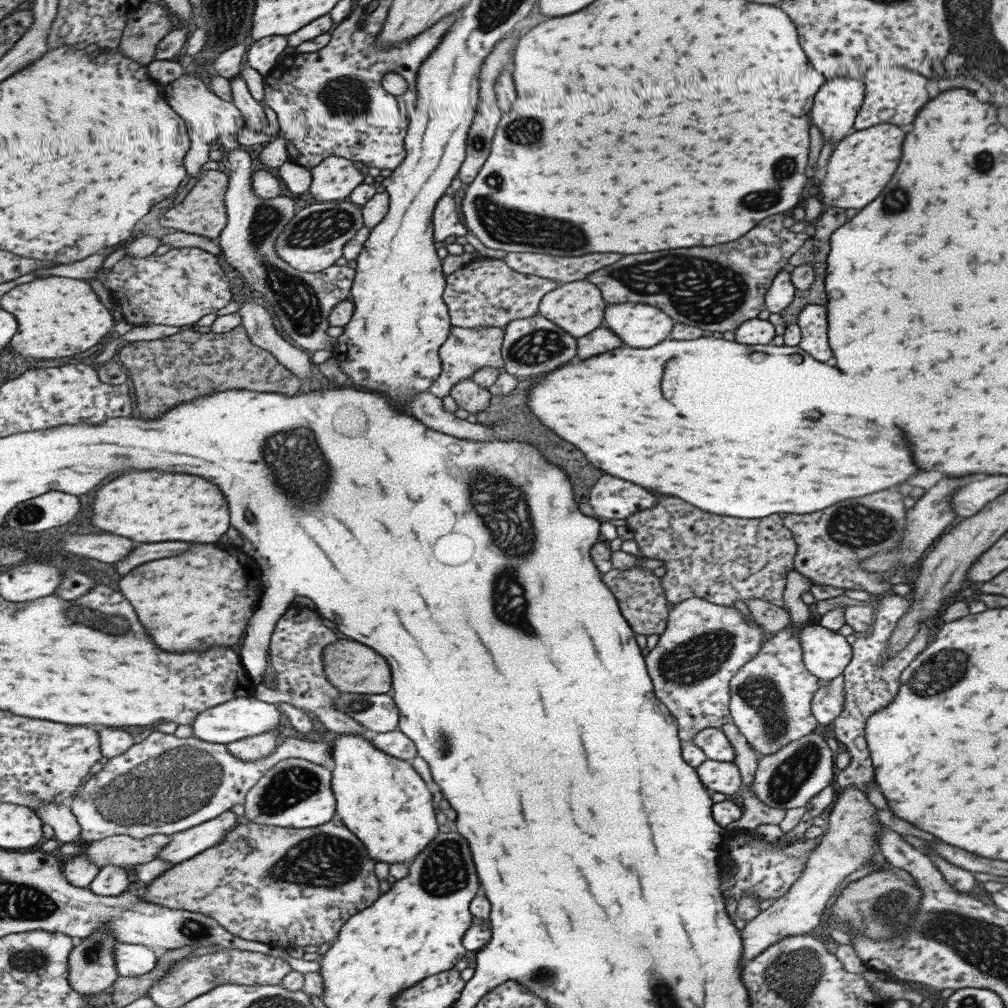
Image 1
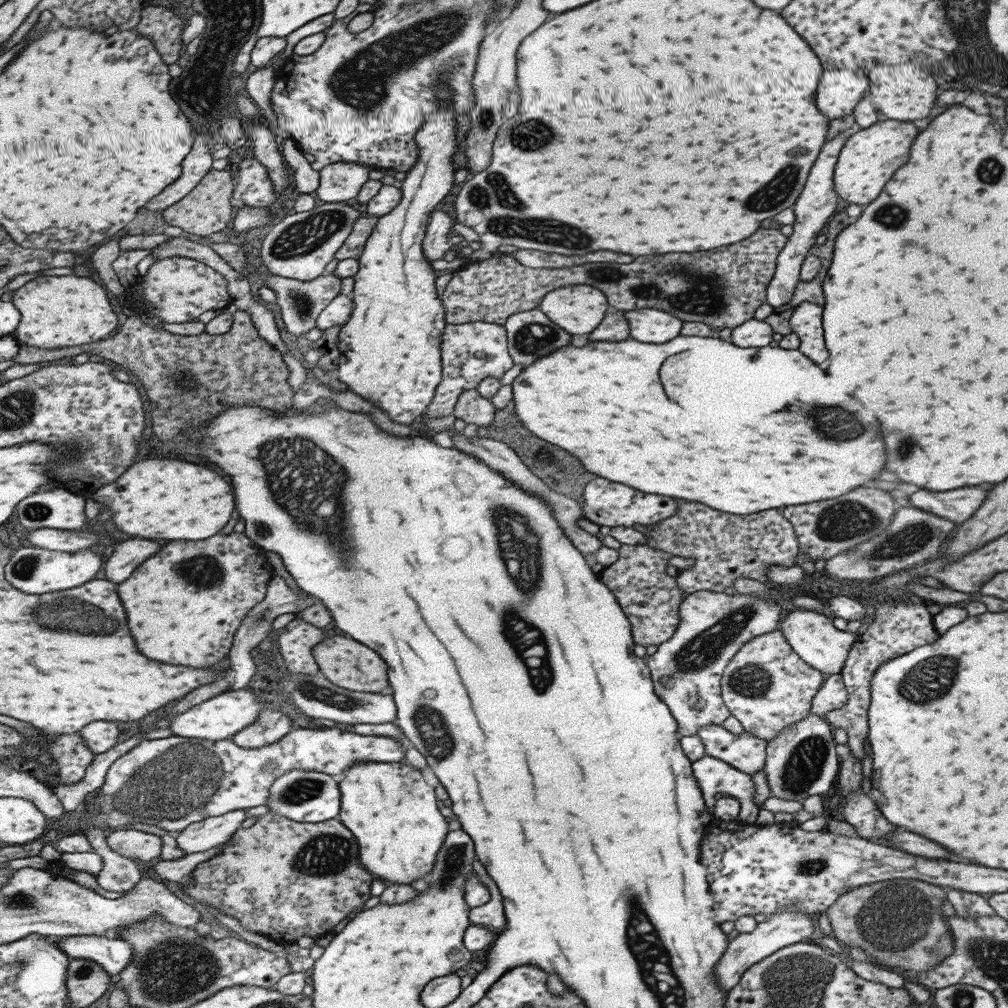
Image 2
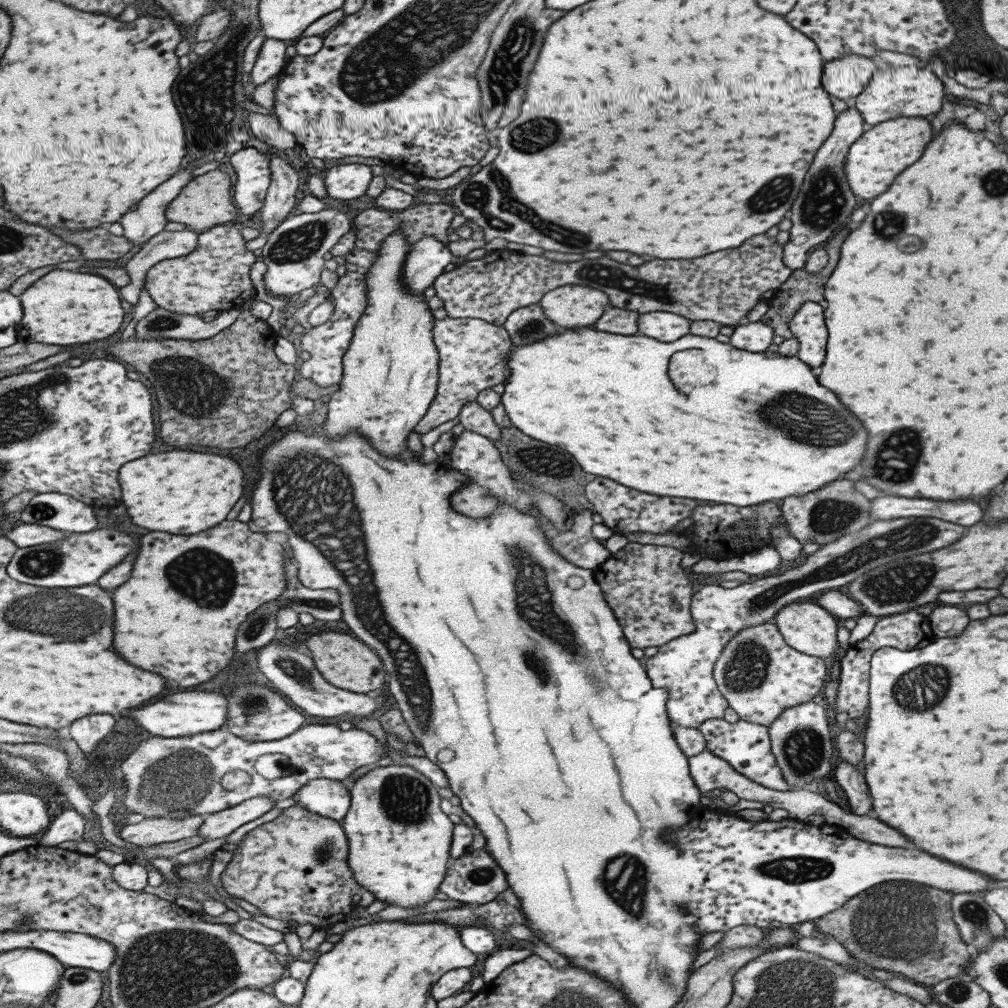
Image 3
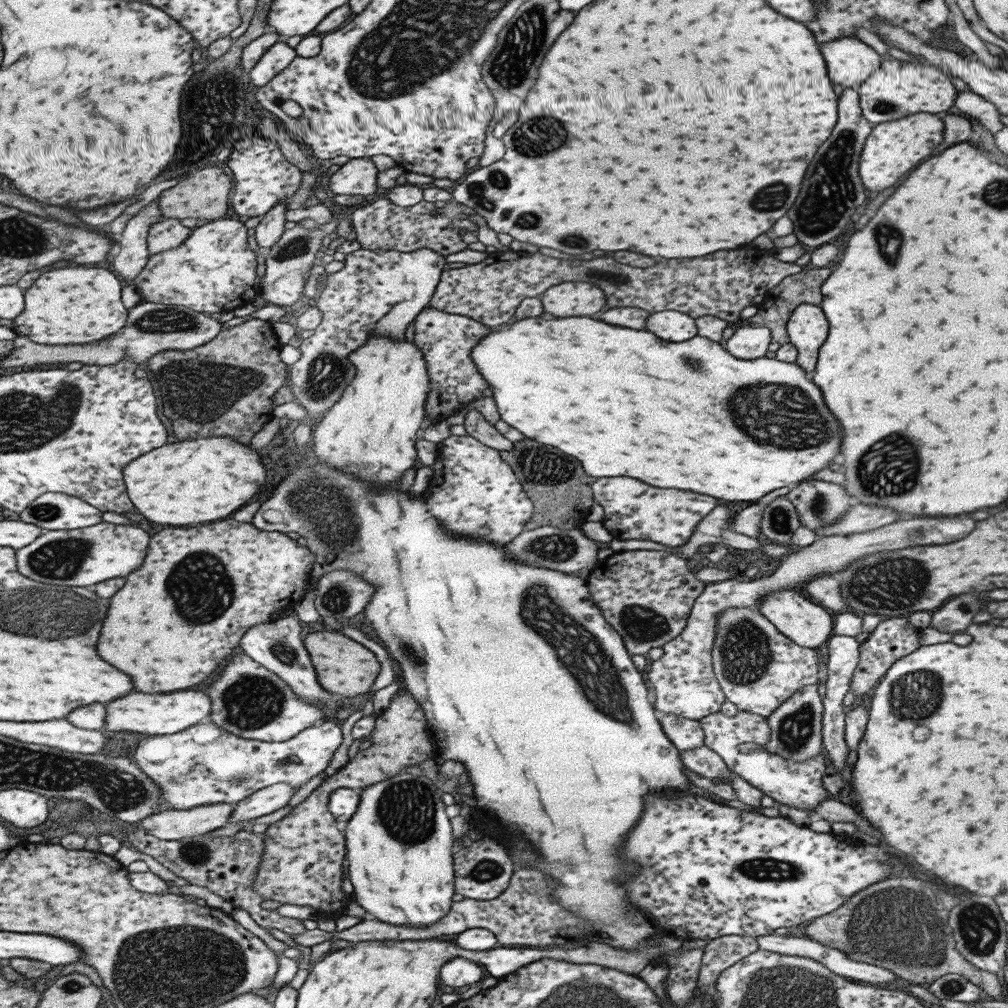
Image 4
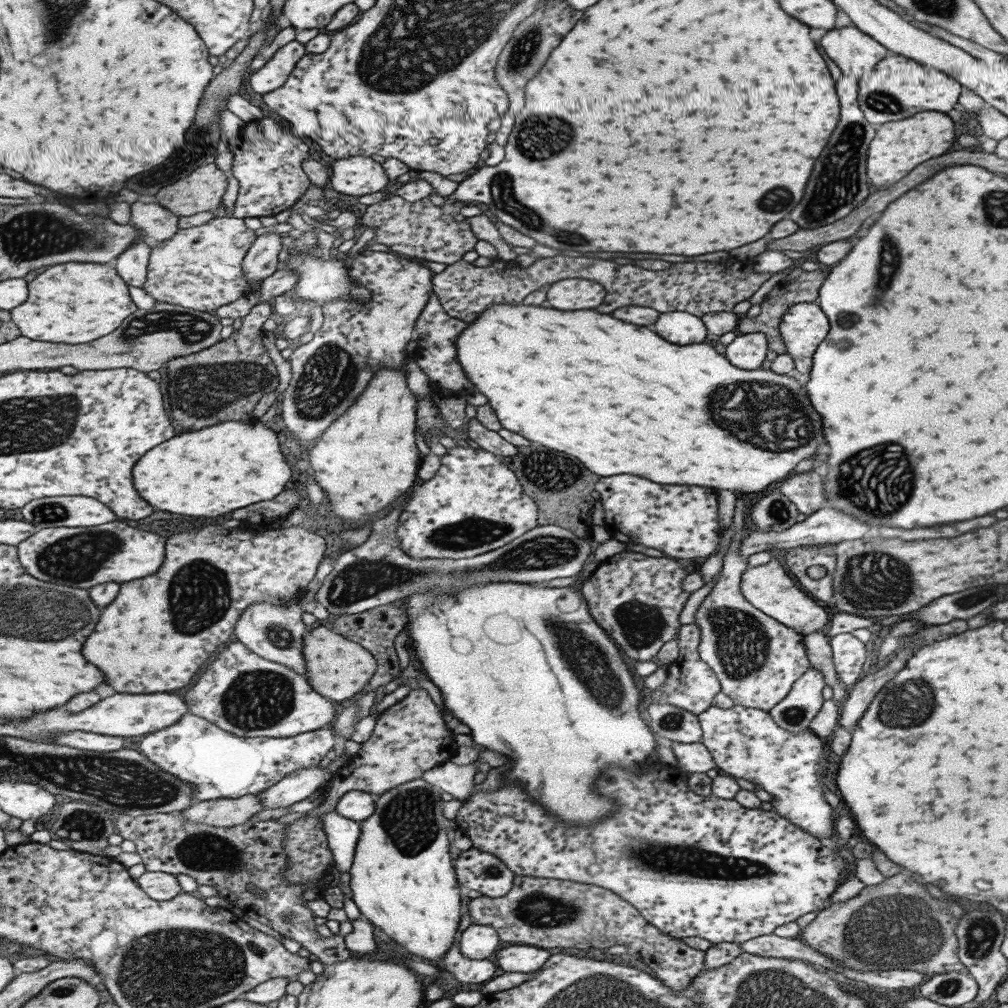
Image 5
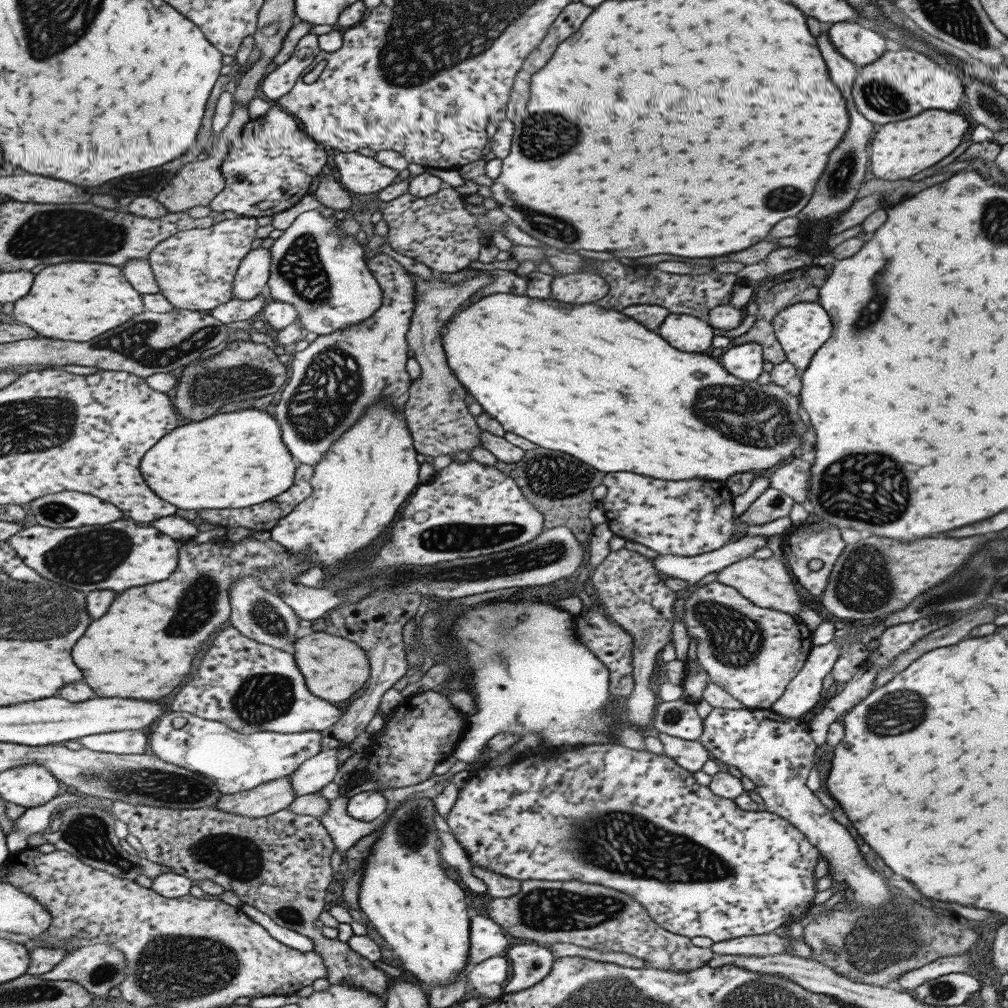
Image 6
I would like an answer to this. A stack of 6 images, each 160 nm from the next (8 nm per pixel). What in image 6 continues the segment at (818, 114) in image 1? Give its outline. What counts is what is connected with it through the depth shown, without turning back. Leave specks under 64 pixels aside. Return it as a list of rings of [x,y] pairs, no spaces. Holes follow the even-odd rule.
[[[836,22],[827,27],[829,42],[856,68],[871,64],[885,50],[885,39],[857,23]]]

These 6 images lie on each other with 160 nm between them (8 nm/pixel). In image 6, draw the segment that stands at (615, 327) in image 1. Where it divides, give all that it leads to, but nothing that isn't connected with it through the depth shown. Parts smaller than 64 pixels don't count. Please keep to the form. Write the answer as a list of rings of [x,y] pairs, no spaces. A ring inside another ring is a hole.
[[[669,313],[655,332],[683,352],[707,353],[712,348],[713,329],[705,319],[693,315]]]

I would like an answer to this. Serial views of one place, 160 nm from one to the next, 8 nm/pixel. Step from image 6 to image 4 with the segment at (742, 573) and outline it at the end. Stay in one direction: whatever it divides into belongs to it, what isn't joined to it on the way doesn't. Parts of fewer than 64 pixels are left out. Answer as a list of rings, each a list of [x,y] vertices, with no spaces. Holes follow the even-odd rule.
[[[783,589],[783,591],[769,591],[760,604],[759,613],[762,614],[783,636],[786,636],[797,646],[803,648],[818,648],[832,635],[833,614],[822,605],[815,605],[801,596],[800,591]]]

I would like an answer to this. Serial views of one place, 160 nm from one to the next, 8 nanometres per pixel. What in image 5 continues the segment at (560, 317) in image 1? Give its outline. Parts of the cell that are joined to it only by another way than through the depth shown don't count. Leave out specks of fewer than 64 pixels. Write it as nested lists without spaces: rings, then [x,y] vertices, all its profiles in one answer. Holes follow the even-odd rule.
[[[561,280],[552,282],[547,290],[545,302],[541,306],[549,306],[555,310],[583,310],[583,308],[597,308],[603,300],[605,292],[597,282],[589,280]]]

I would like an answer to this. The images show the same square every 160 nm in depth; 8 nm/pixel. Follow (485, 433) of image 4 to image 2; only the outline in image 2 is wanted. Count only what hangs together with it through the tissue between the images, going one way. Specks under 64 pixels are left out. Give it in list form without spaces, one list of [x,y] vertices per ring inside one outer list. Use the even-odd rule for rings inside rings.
[[[476,389],[464,390],[455,401],[452,414],[454,418],[460,418],[466,424],[487,426],[493,418],[495,409],[490,399],[482,397]]]

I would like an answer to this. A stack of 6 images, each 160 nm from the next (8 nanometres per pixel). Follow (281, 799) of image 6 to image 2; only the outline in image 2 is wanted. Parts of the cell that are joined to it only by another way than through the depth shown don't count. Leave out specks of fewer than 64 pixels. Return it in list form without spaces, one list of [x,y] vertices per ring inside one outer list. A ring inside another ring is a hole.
[[[119,829],[108,833],[108,845],[125,858],[141,860],[147,864],[158,861],[163,848],[161,836],[135,829]]]

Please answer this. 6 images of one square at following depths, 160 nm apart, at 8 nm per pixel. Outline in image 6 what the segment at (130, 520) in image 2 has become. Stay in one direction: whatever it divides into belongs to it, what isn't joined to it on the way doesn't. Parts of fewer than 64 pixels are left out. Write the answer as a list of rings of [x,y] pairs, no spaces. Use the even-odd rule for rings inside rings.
[[[241,409],[240,411],[232,411],[228,413],[216,414],[210,416],[201,422],[187,422],[185,425],[177,427],[168,436],[162,438],[144,457],[141,462],[141,473],[145,476],[145,481],[149,487],[153,488],[153,492],[163,500],[170,502],[182,508],[183,510],[207,510],[215,509],[242,509],[255,505],[260,505],[263,502],[271,501],[275,497],[280,497],[281,494],[288,493],[296,482],[296,473],[299,468],[299,461],[293,456],[289,447],[284,443],[284,431],[281,428],[280,422],[276,419],[275,414],[271,409]]]

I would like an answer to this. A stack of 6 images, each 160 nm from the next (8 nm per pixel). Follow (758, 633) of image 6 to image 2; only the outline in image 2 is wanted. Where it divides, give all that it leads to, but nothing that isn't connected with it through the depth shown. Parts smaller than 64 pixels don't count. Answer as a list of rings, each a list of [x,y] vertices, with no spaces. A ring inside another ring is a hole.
[[[772,630],[761,636],[754,636],[733,655],[723,669],[719,686],[725,708],[739,722],[742,731],[751,733],[761,740],[773,740],[794,722],[799,722],[810,714],[810,700],[823,682],[823,673],[805,664],[793,652],[780,630]]]

